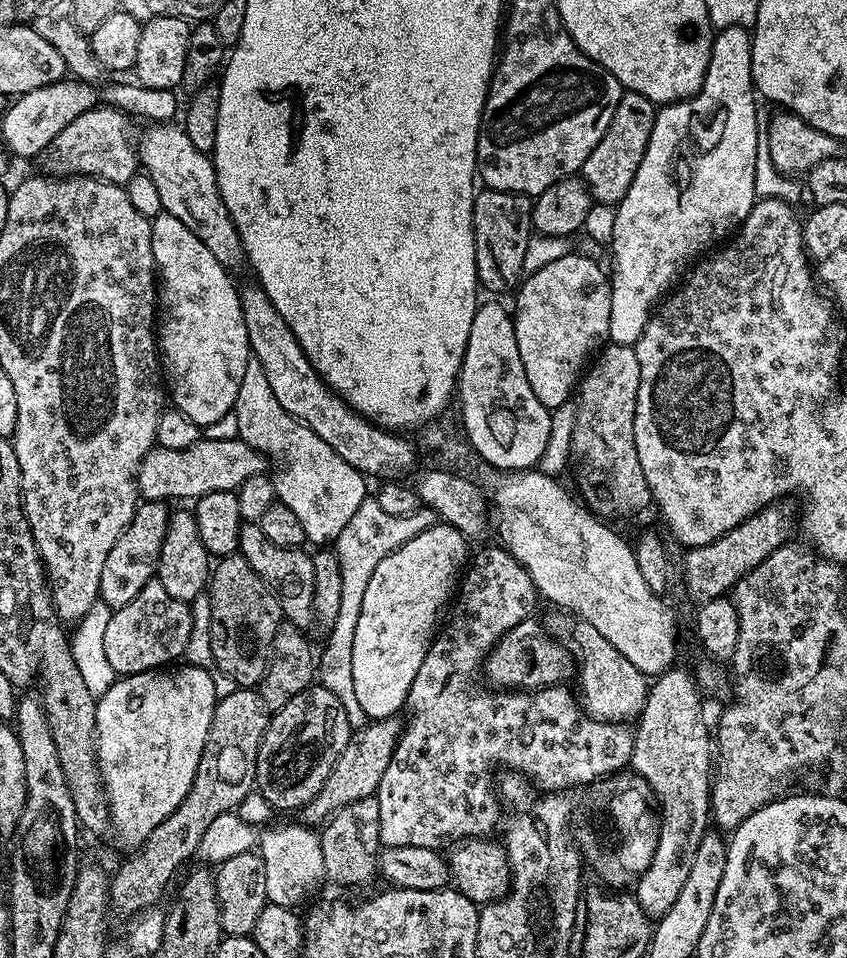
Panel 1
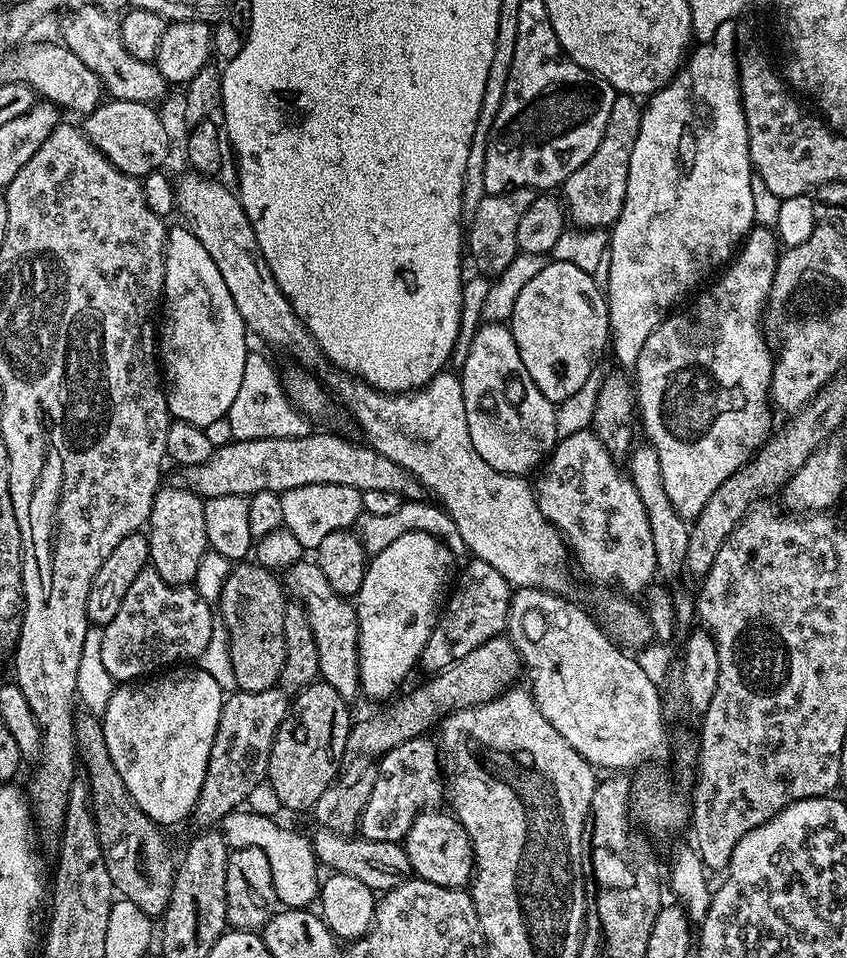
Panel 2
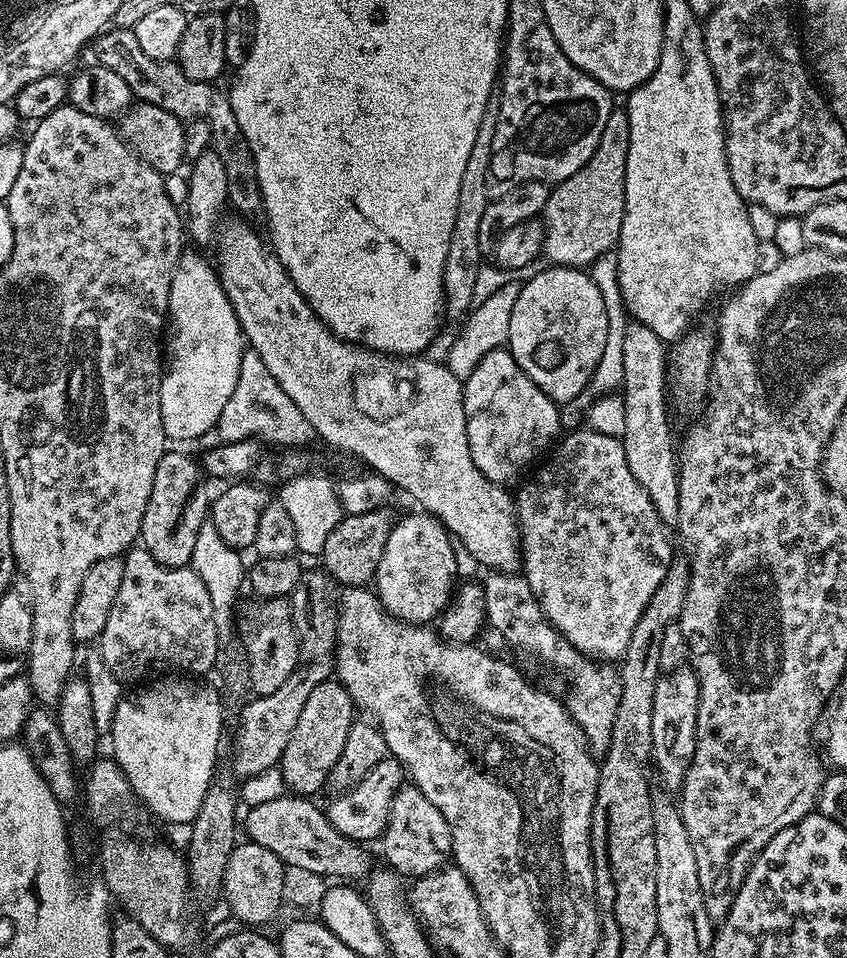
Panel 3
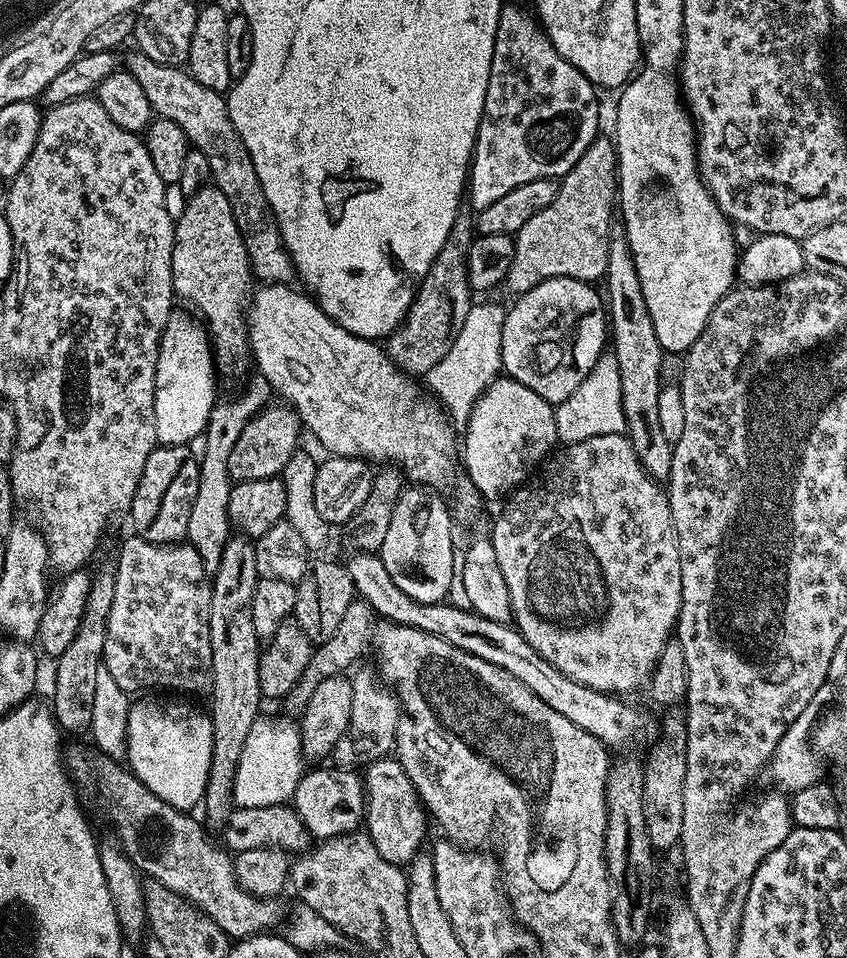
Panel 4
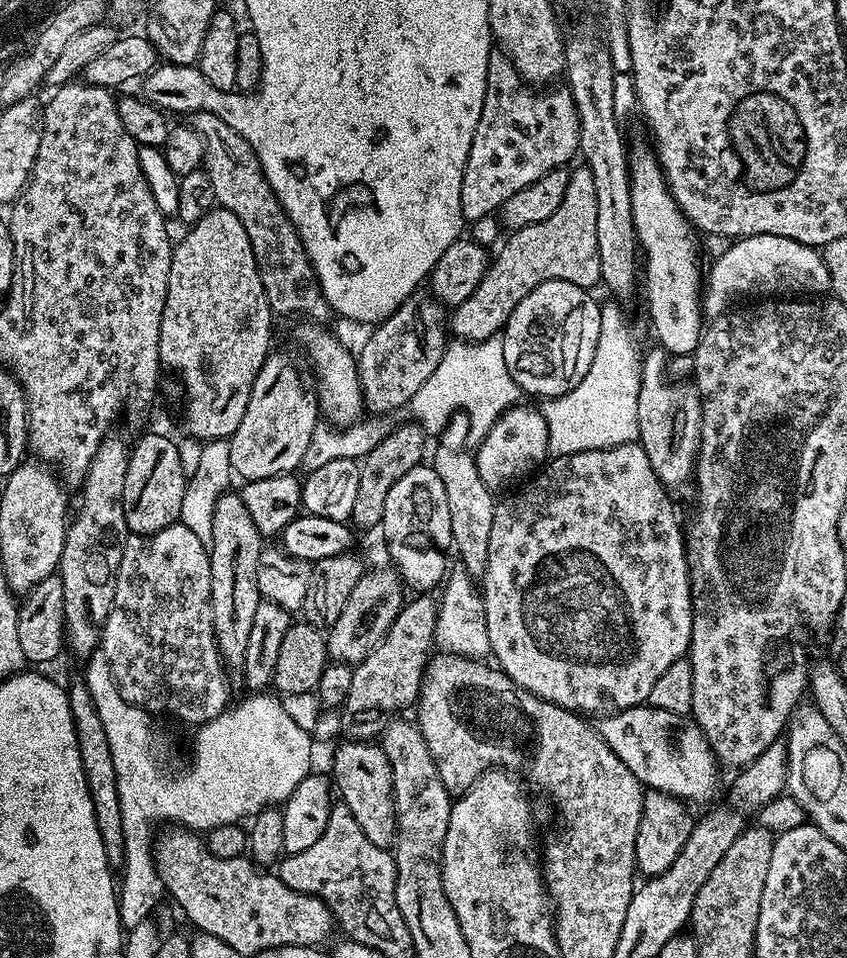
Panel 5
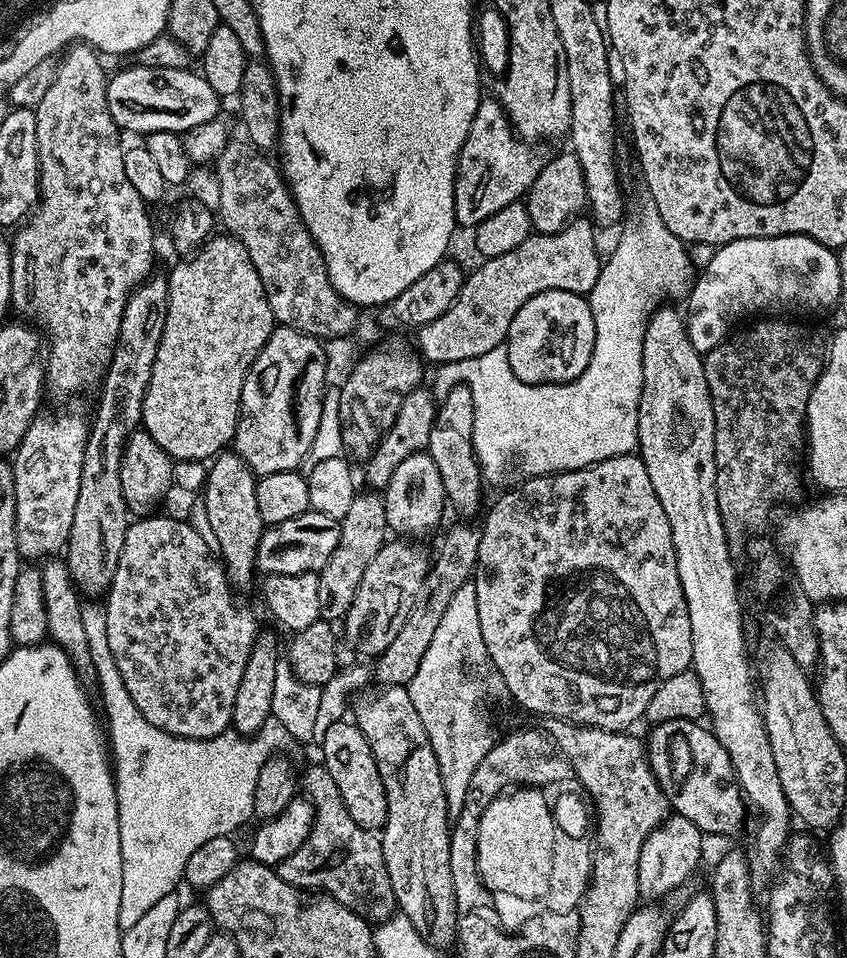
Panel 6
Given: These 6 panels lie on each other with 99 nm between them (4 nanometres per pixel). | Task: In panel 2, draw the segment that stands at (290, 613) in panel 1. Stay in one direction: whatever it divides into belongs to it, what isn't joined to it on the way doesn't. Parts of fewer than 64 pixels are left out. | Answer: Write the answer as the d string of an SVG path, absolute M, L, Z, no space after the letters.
M311 559L299 560L290 566L282 576L282 584L287 595L293 601L304 607L306 618L310 618L310 630L314 630L314 642L318 646L319 679L325 684L334 686L343 700L355 701L355 696L361 695L359 680L359 622L356 620L356 610L351 599L345 598L336 592L330 582L326 582L326 574L322 574L320 567Z

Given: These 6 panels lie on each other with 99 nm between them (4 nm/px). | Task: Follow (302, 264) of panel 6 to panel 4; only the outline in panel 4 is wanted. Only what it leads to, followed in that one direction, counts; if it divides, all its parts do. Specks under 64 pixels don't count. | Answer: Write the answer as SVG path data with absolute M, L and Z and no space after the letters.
M132 50L128 60L126 56L126 68L134 78L138 78L146 98L150 98L153 113L159 119L178 122L178 126L182 126L186 134L189 145L195 151L206 154L212 171L211 183L218 190L222 190L226 198L230 198L234 222L238 222L248 261L252 263L253 277L266 284L291 285L297 279L296 268L282 242L276 215L266 202L262 182L258 182L254 162L238 130L234 130L234 122L230 122L227 99L221 93L199 84L191 72L183 67L159 64L154 62L154 58L139 50Z

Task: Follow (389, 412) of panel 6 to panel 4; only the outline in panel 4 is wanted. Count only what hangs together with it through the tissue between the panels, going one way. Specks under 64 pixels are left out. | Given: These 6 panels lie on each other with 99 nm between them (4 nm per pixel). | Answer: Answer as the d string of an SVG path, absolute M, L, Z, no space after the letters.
M462 208L455 216L445 245L417 288L404 322L387 337L386 351L401 371L411 376L427 375L446 356L454 339L458 338L458 333L466 322L466 315L474 303L474 293L468 282L468 254L475 236L473 213Z

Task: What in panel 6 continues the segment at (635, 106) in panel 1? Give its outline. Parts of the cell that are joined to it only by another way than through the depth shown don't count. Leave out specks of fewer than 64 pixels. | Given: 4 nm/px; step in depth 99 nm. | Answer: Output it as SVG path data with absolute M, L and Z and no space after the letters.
M577 218L551 238L532 234L513 252L485 259L481 268L467 273L450 310L434 318L434 322L422 325L415 333L414 344L419 355L432 366L478 358L478 354L486 354L486 350L507 341L514 314L518 314L530 298L546 290L566 290L584 296L594 282L598 282L602 263L602 256L596 253L595 231L591 219Z

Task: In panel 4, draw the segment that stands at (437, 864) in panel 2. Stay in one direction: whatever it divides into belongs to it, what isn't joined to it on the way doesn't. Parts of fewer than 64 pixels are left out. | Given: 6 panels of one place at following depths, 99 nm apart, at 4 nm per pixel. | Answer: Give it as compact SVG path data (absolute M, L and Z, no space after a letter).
M396 758L375 760L363 769L362 776L366 831L372 839L374 850L378 850L378 854L382 854L382 858L386 858L386 862L391 864L411 864L417 852L425 847L424 835L428 832L428 824L430 825L420 795L416 793L416 787L412 785L406 770Z

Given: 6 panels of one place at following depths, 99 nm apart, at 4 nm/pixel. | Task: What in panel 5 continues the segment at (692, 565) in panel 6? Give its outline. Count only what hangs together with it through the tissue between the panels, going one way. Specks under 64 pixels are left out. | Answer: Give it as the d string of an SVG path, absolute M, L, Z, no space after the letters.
M659 346L645 351L640 365L640 389L638 390L638 443L646 450L654 474L669 490L680 488L693 479L696 459L700 453L702 434L702 406L695 383L675 384L667 380L669 353Z

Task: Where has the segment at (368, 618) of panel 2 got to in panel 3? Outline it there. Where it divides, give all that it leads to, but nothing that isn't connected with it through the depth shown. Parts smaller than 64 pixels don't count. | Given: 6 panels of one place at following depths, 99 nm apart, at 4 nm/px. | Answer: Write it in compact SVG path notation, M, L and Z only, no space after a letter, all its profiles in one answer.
M417 513L393 525L378 564L374 588L389 616L420 626L435 621L447 607L456 586L457 563L449 533L441 525L428 522L423 513Z

